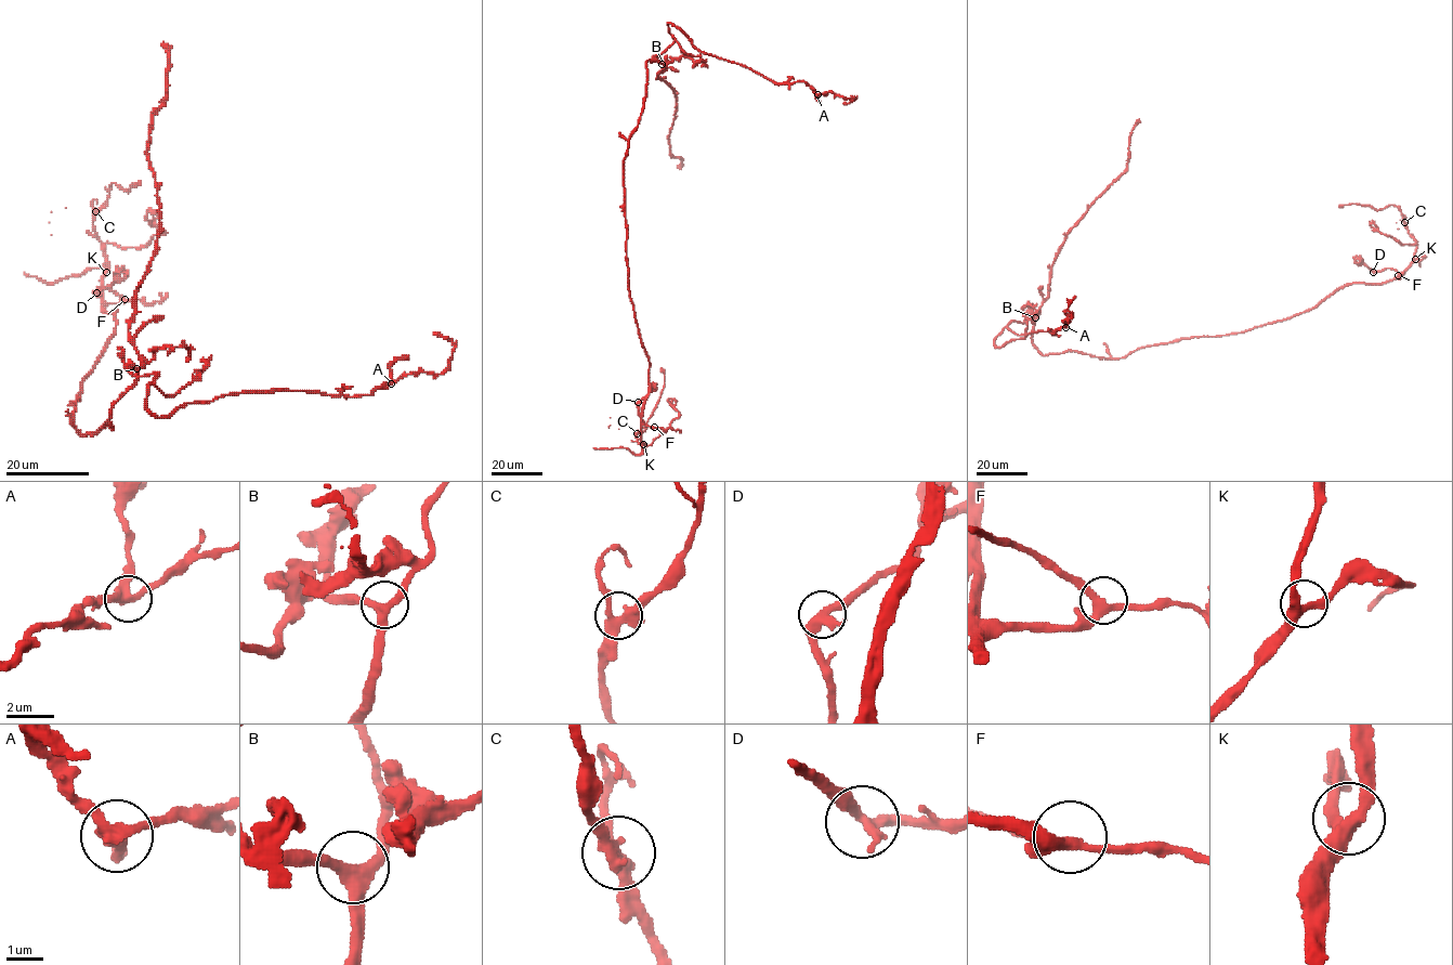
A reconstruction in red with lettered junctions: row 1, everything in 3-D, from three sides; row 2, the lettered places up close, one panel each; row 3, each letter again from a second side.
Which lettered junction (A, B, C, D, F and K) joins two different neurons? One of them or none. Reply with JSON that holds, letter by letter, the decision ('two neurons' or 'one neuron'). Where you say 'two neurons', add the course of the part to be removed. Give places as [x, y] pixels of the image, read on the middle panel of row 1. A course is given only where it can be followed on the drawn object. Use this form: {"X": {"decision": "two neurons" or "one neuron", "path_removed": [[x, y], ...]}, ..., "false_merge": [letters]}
{"A": {"decision": "one neuron"}, "B": {"decision": "one neuron"}, "C": {"decision": "one neuron"}, "D": {"decision": "one neuron"}, "F": {"decision": "one neuron"}, "K": {"decision": "one neuron"}, "false_merge": []}

